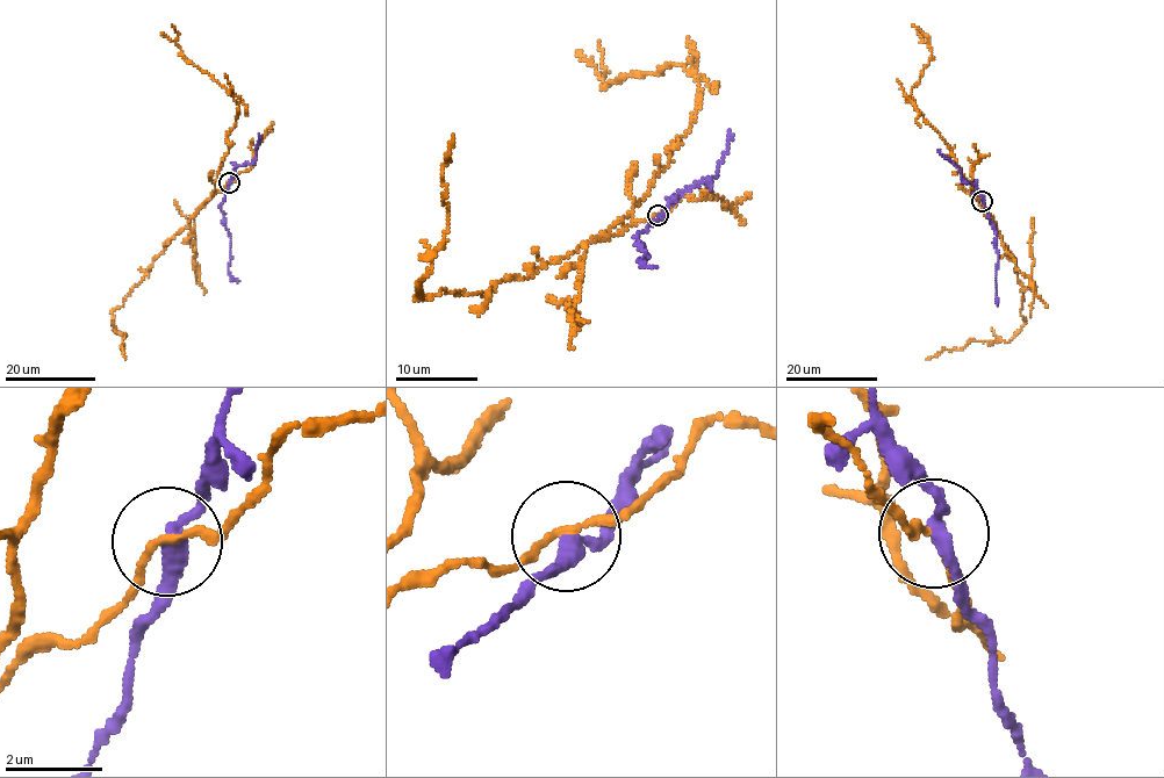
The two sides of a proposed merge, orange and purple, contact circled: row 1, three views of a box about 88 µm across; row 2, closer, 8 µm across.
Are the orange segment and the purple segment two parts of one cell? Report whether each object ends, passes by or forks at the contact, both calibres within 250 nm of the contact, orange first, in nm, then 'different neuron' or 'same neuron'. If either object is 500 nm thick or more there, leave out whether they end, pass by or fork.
orange passes by; purple passes by; calibres 140 and 260 nm; different neuron

